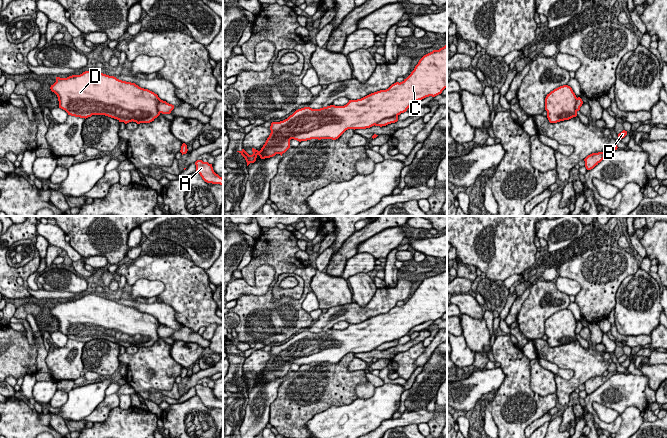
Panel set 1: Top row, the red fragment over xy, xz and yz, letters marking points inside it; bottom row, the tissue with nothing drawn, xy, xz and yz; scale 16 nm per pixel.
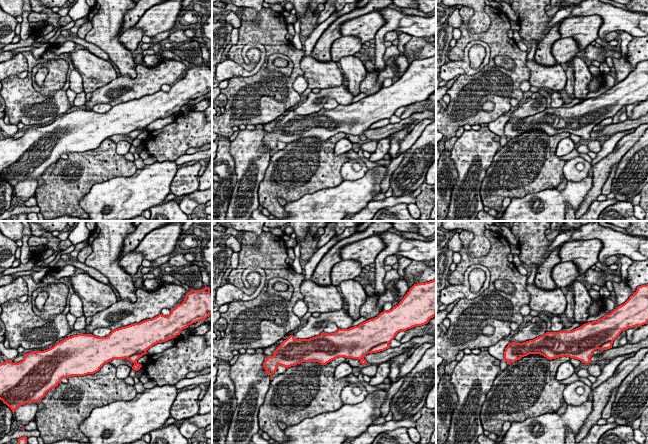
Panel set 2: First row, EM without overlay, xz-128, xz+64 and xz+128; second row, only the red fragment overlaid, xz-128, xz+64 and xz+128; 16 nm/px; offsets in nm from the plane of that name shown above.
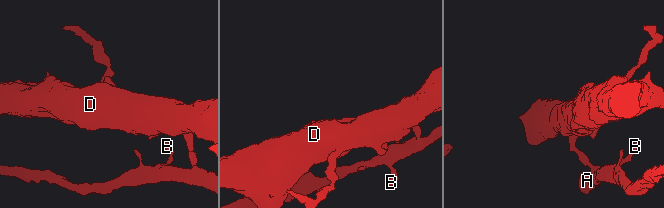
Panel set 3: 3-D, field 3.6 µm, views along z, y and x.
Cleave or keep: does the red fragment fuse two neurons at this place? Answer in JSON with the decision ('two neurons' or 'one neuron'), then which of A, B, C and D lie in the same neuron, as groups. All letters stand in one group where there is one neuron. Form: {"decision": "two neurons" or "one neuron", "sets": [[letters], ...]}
{"decision": "two neurons", "sets": [["A", "B"], ["C", "D"]]}

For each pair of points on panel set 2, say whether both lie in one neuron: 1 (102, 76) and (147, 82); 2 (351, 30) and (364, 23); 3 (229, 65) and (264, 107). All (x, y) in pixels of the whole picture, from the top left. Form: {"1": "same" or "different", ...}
{"1": "different", "2": "same", "3": "different"}

